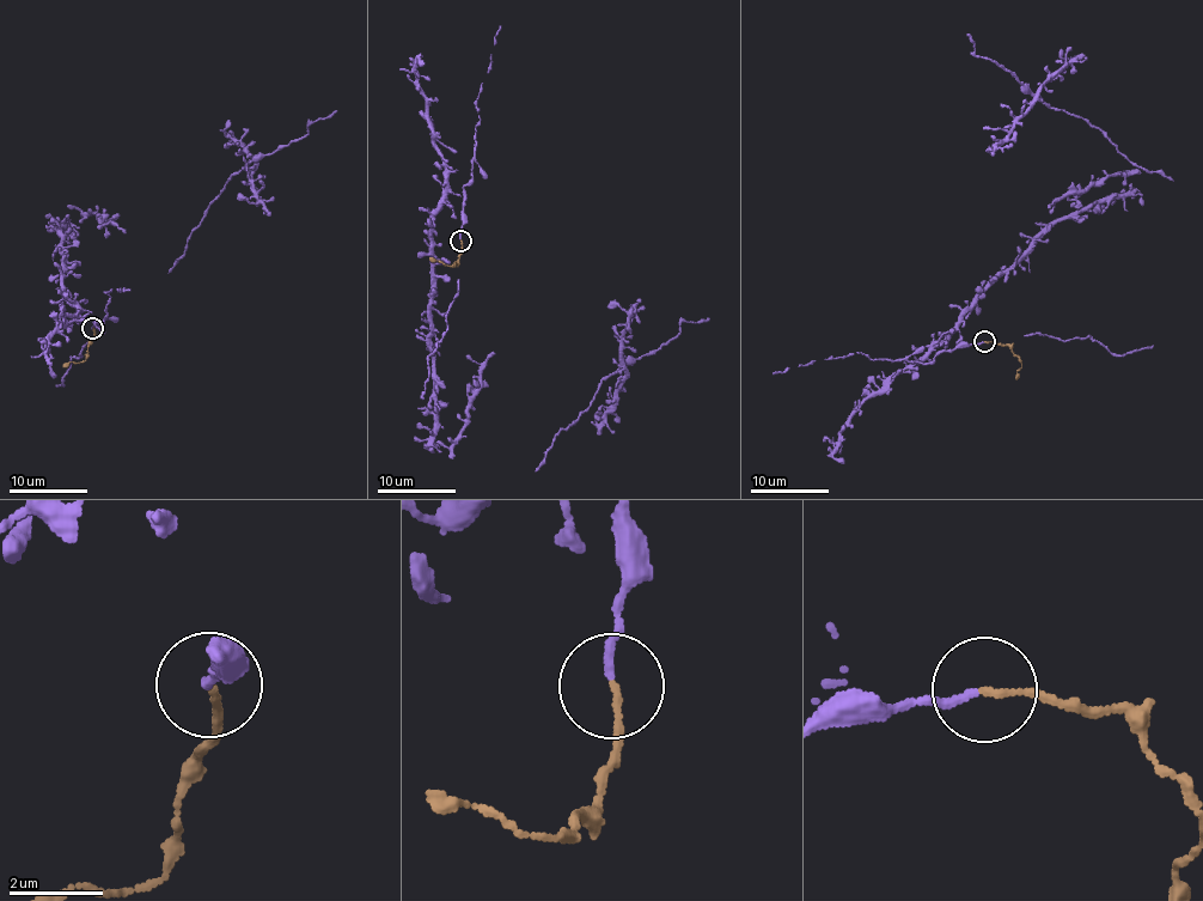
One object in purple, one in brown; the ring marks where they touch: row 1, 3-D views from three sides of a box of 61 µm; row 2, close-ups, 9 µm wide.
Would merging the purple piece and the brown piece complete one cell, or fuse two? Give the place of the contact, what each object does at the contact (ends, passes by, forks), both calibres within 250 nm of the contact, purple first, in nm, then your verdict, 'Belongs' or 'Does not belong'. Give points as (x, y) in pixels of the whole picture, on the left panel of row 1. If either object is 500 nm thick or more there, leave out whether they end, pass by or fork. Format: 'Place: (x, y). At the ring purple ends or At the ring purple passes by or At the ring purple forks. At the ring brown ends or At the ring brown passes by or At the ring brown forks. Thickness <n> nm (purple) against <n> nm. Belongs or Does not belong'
Place: (92, 328). At the ring purple ends. At the ring brown ends. Thickness 150 nm (purple) against 140 nm. Belongs

